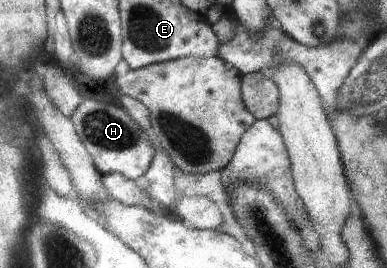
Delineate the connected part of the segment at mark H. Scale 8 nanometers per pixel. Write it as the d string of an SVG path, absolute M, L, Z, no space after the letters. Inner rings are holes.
M98 100L83 101L69 118L74 122L75 131L78 132L83 146L90 152L99 174L104 176L119 173L132 181L144 175L152 163L154 148L148 142L143 128L116 104Z

